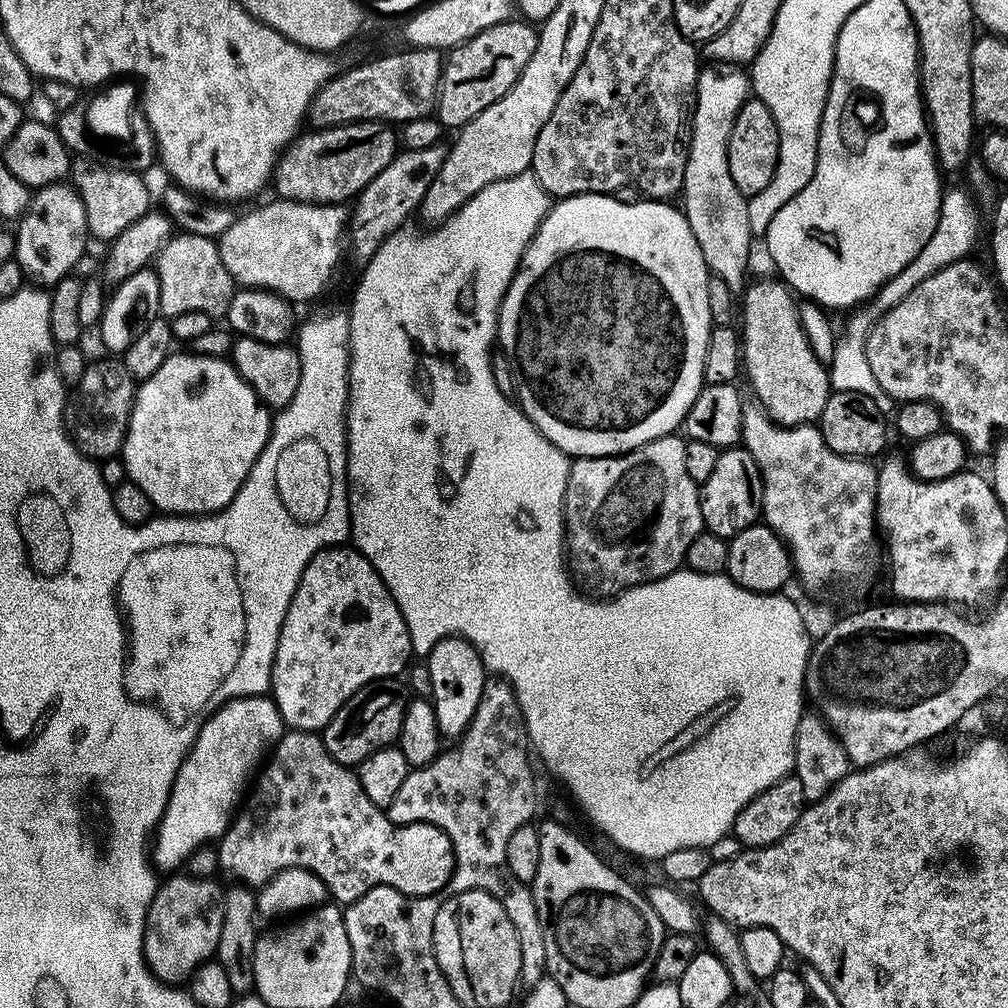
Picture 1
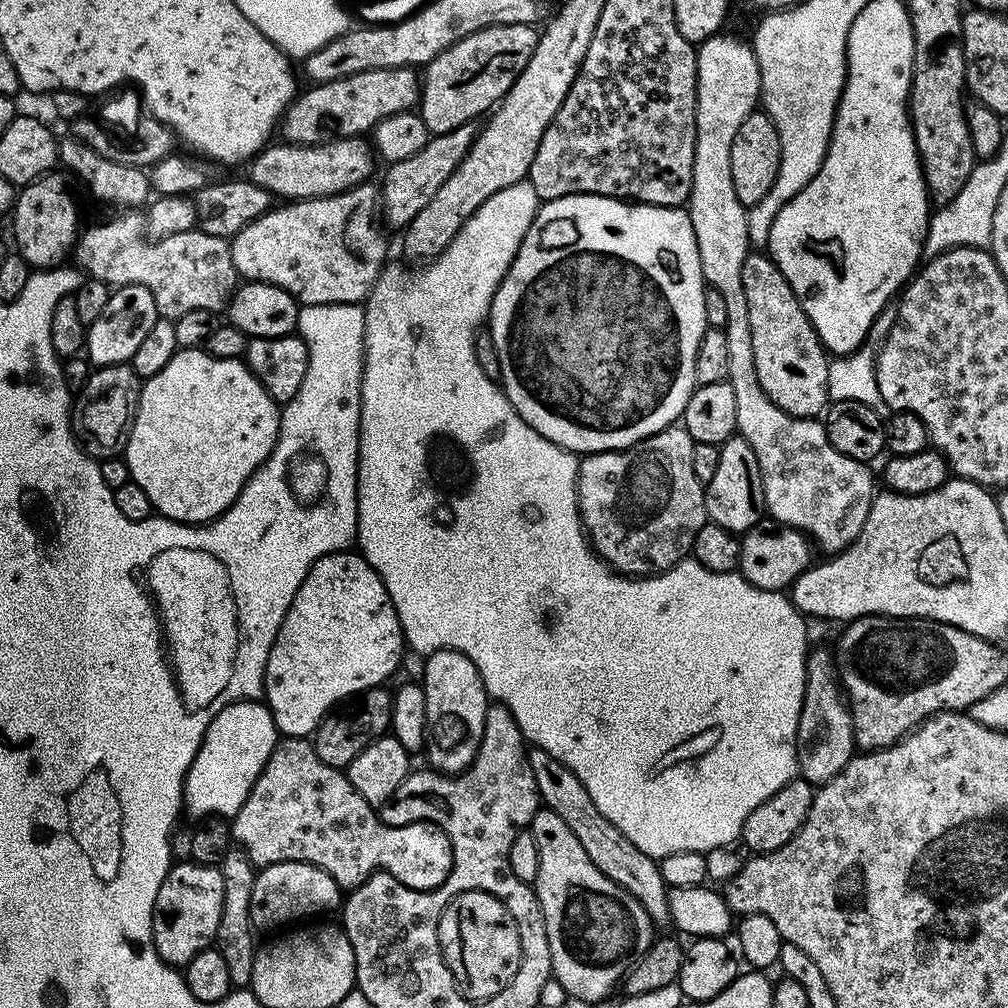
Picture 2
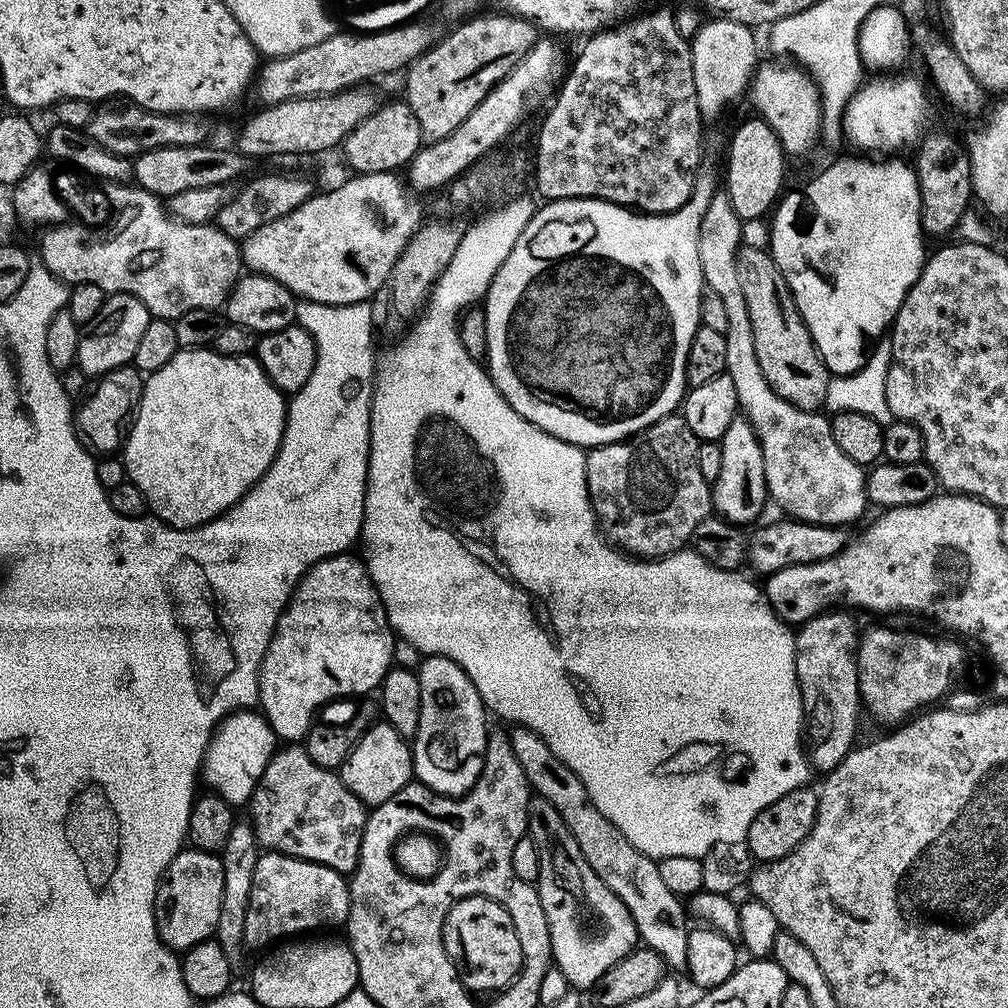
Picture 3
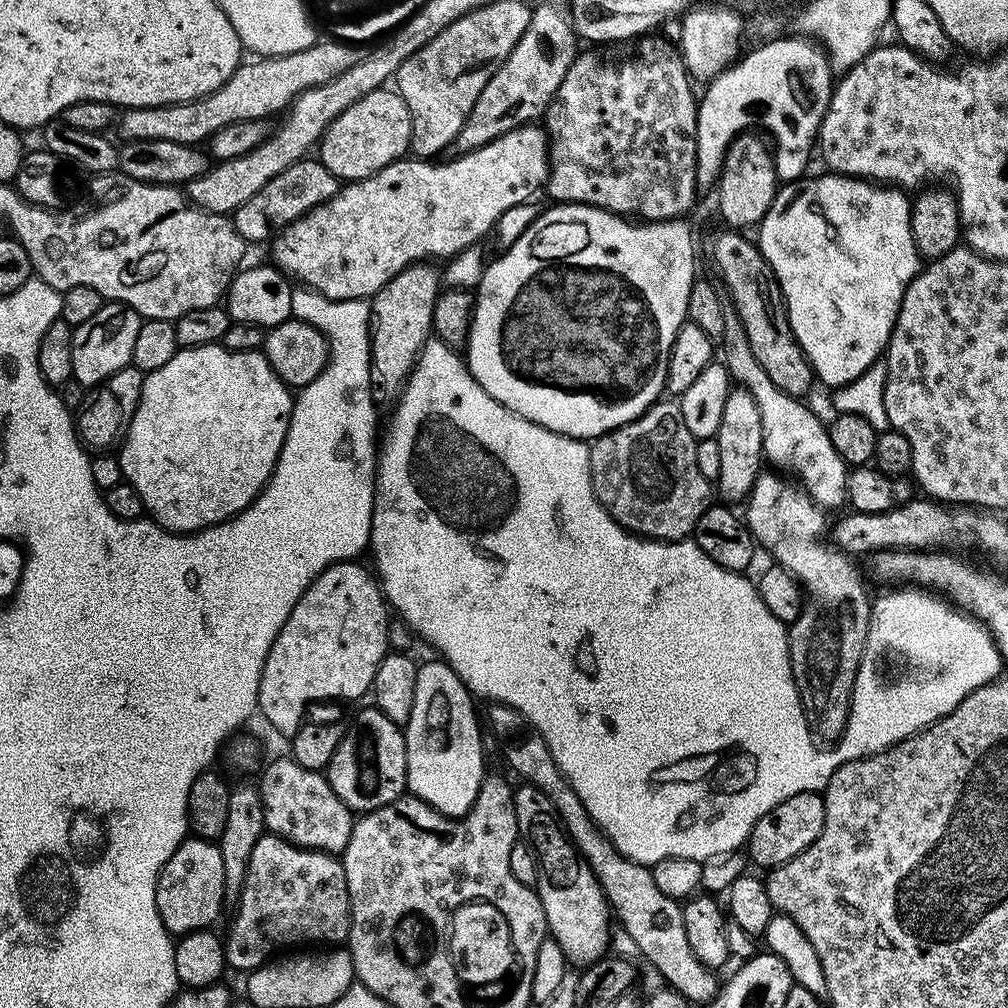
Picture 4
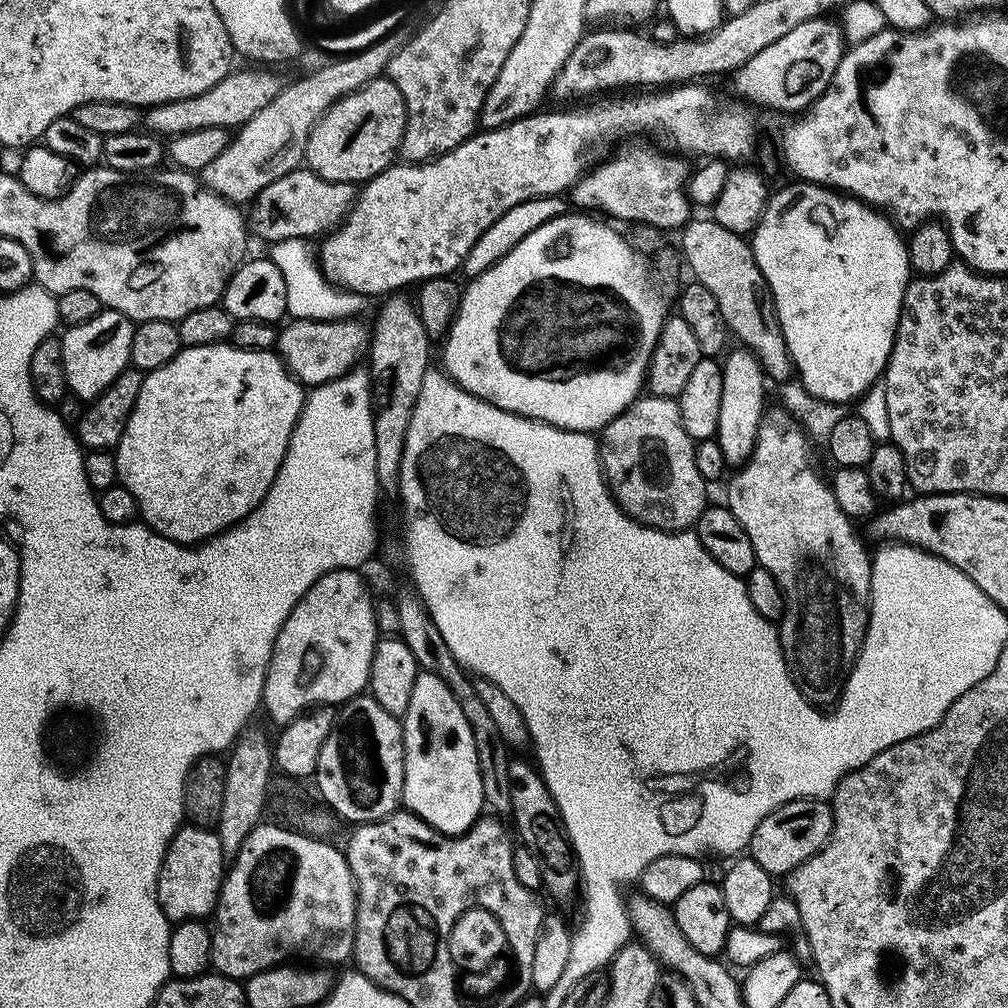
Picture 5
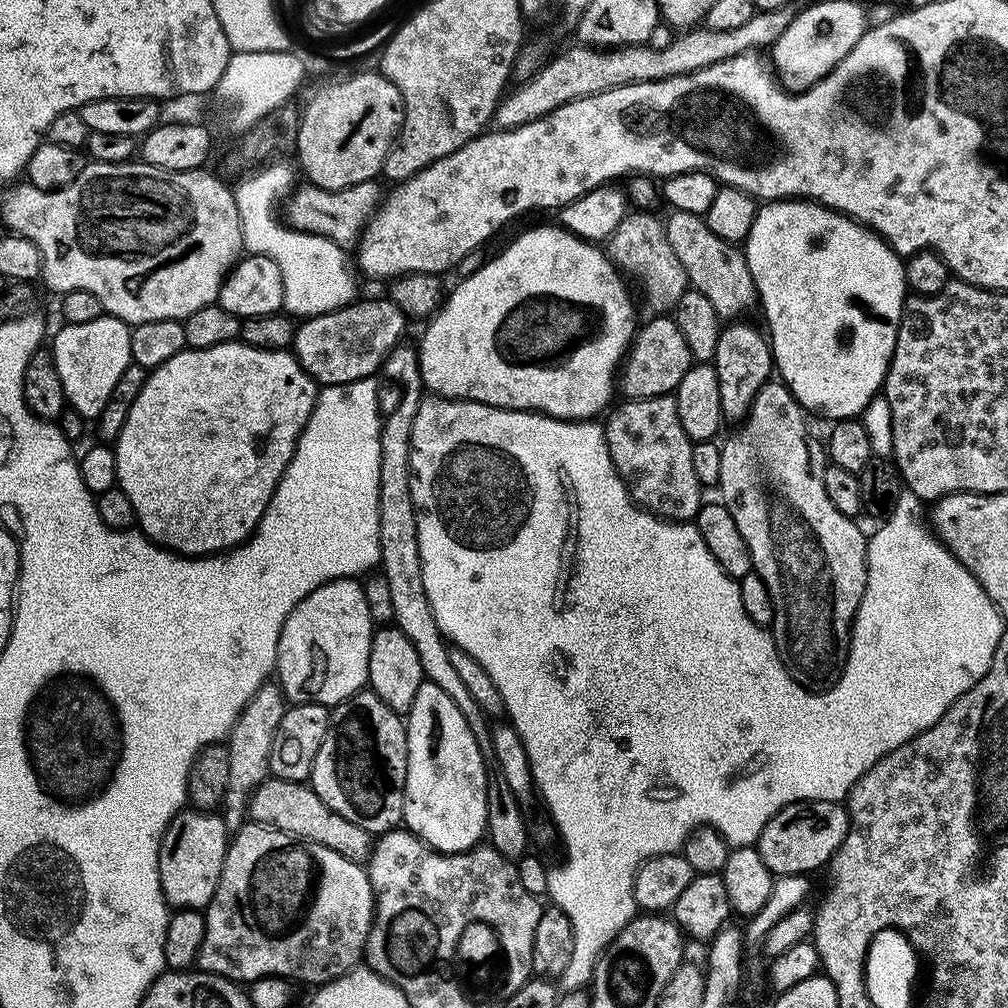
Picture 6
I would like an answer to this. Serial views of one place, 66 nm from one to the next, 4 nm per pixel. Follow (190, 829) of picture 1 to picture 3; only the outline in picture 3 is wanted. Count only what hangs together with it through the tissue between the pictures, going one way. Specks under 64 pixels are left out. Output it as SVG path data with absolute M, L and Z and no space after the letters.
M237 710L224 717L216 726L212 733L212 739L208 742L208 749L204 751L204 762L202 765L202 780L209 784L211 791L222 797L225 802L233 806L239 804L247 805L252 799L252 791L257 786L261 776L263 776L266 766L270 762L272 753L277 751L278 737L272 731L267 720L259 711Z

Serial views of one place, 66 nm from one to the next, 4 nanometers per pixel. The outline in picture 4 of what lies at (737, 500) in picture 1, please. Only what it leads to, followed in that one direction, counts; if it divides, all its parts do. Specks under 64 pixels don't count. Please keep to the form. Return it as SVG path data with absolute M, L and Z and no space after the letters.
M737 387L726 398L722 426L714 439L718 442L718 462L722 466L718 481L719 495L721 492L725 496L725 498L723 497L725 501L747 501L754 482L760 476L762 465L765 463L762 414L758 414L758 402L754 402L754 398L748 393L747 388Z

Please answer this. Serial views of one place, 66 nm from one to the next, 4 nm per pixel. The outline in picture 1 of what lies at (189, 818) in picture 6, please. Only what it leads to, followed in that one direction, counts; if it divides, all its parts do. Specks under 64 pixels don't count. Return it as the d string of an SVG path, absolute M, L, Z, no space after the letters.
M172 874L168 881L161 883L152 896L152 901L144 923L144 963L164 984L180 986L191 981L201 964L207 964L216 955L218 934L222 934L222 914L224 913L223 887L216 885L215 879L203 880L183 874Z

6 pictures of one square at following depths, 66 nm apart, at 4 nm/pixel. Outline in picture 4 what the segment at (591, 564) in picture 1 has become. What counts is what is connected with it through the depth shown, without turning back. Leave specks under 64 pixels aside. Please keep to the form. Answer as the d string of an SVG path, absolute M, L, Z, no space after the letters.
M668 398L647 408L634 422L596 437L590 444L590 470L598 502L628 532L641 538L675 542L691 537L698 518L710 507L712 492L714 496L713 485L698 470L696 442L696 436L690 434L682 418L679 403Z

